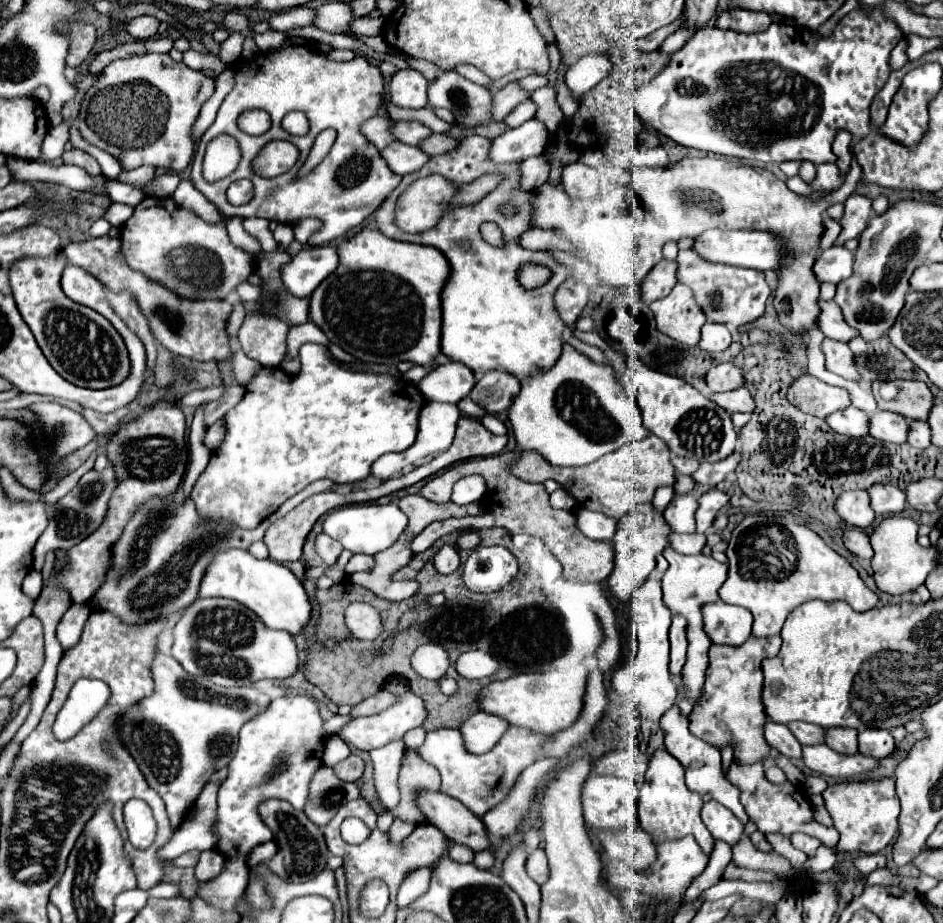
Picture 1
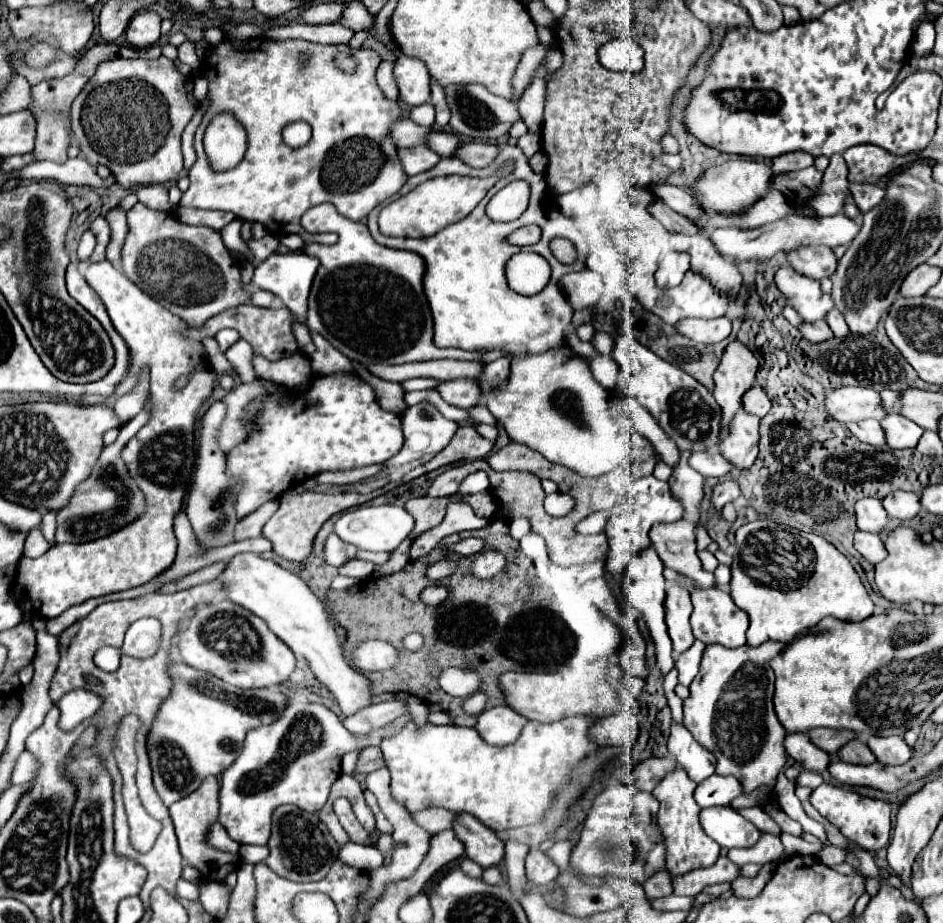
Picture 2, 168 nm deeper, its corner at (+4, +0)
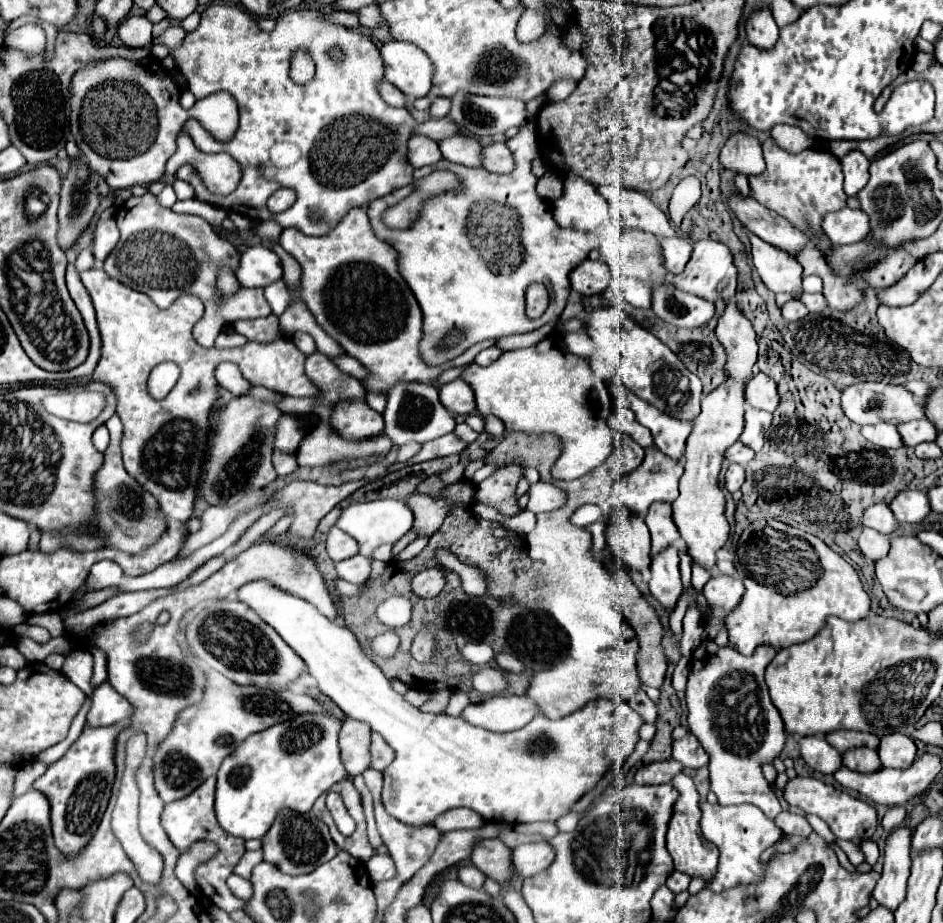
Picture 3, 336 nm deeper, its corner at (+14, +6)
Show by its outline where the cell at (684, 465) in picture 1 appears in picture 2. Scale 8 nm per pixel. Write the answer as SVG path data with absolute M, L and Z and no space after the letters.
M695 452L689 456L689 466L693 470L699 470L703 476L715 476L721 478L731 472L731 464L723 460L719 454L709 454L709 452Z

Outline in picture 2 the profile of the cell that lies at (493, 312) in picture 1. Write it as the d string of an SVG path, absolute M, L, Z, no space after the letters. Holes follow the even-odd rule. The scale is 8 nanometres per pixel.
M497 144L497 146L499 146L499 156L495 156L495 160L487 168L475 170L475 168L469 168L467 164L463 164L459 158L441 158L437 166L433 166L431 170L427 170L423 174L411 176L405 182L405 186L417 186L421 182L419 178L431 178L431 172L437 172L437 176L447 176L447 174L489 176L503 162L507 162L507 160L515 162L515 172L511 176L507 176L505 180L497 182L489 190L489 194L481 200L481 204L477 204L477 208L467 218L463 218L463 222L449 224L443 230L439 230L439 234L435 234L431 238L419 238L419 240L415 240L415 238L389 238L389 236L383 236L377 226L379 208L383 208L383 204L381 204L369 214L367 226L379 244L389 246L389 248L415 250L419 256L423 256L423 260L427 264L423 286L425 286L425 296L427 296L431 312L433 312L433 320L435 320L435 346L461 348L461 350L473 350L473 352L503 350L503 352L507 352L507 356L541 354L541 352L547 352L555 346L561 346L563 332L571 324L573 310L559 290L559 278L567 272L577 272L577 270L585 268L587 244L581 238L573 240L577 254L579 254L573 264L563 264L553 256L553 252L549 250L549 242L553 238L565 236L563 232L567 226L567 218L559 212L559 208L555 204L555 196L551 196L551 192L547 192L545 178L541 174L535 174L529 168L529 162L527 162L525 154L521 152L521 148L511 146L511 144ZM513 180L529 182L529 186L531 186L529 200L535 200L535 202L529 202L529 208L521 214L521 218L517 218L513 222L489 220L485 214L487 200L491 200L491 196L495 196L495 192L499 192L503 186L507 186ZM527 224L537 224L543 230L541 240L537 244L509 246L503 242L503 238L507 234L511 234L513 230L527 226ZM523 250L537 252L551 264L551 280L535 296L523 296L523 294L513 292L505 280L505 264L507 264L509 256L523 252Z

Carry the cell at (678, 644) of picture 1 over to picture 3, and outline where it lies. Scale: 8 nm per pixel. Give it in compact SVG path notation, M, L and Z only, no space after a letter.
M669 546L655 554L649 564L649 590L669 610L673 610L677 598L683 592L679 578L679 548Z

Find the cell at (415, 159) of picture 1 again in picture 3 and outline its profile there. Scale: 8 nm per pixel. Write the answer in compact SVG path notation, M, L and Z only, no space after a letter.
M417 134L417 136L413 136L409 140L409 154L407 154L407 158L413 164L413 168L421 168L421 166L437 164L443 156L441 156L441 150L439 150L435 140Z

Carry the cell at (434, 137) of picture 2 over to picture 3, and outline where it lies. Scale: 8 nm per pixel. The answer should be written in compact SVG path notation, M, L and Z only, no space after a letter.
M457 134L453 138L447 138L445 142L439 142L443 158L449 162L457 162L469 168L483 166L483 146L473 136Z

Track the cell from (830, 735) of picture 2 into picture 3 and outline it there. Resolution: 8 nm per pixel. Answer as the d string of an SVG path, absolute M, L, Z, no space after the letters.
M837 730L833 734L827 734L825 740L841 752L847 752L853 748L863 748L863 746L875 750L879 746L879 736L867 734L867 732L851 732L851 730L843 730L843 732Z

